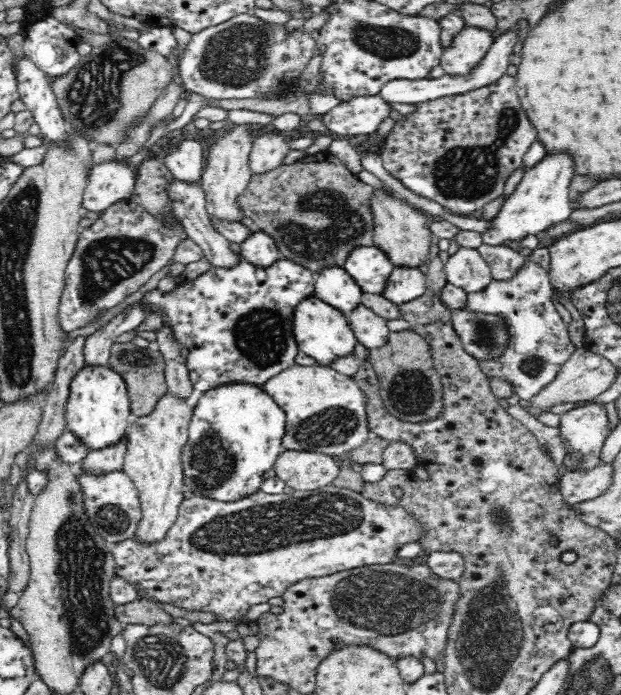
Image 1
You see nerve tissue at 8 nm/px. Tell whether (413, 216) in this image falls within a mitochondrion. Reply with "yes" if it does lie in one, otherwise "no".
no

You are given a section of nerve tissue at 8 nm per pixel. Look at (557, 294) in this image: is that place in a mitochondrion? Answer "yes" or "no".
no

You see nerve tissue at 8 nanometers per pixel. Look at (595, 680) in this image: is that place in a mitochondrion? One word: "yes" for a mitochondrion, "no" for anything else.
yes

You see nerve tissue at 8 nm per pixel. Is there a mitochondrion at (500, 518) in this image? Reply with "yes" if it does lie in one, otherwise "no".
yes

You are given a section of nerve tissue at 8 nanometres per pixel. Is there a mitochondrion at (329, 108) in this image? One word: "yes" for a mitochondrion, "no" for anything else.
no

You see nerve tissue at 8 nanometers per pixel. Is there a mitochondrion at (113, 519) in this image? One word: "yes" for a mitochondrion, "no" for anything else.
yes

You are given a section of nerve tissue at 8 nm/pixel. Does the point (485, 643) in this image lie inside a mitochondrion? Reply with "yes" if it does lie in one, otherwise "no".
yes

